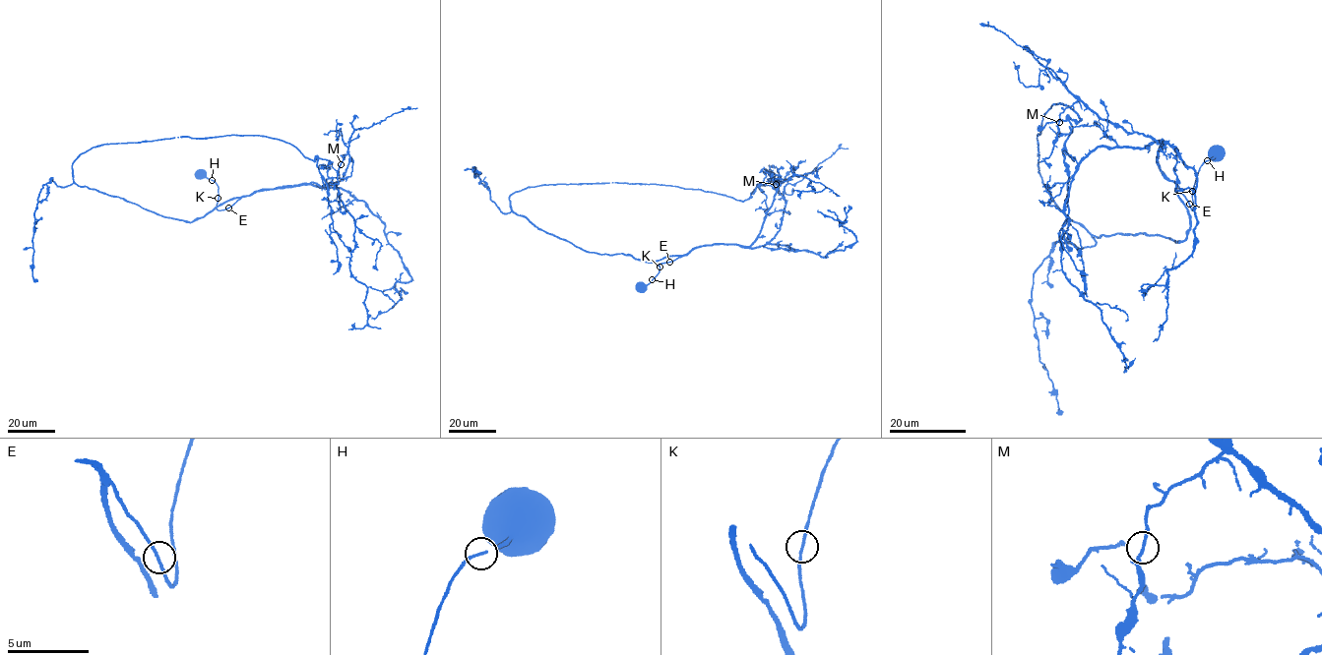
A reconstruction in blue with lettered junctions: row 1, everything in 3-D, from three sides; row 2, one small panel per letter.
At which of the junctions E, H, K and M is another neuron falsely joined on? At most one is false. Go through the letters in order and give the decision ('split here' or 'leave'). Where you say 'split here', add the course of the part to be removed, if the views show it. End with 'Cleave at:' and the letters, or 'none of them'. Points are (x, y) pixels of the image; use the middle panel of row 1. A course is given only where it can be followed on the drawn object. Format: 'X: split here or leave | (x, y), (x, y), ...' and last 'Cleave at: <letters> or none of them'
E: leave
H: leave
K: leave
M: leave
Cleave at: none of them

